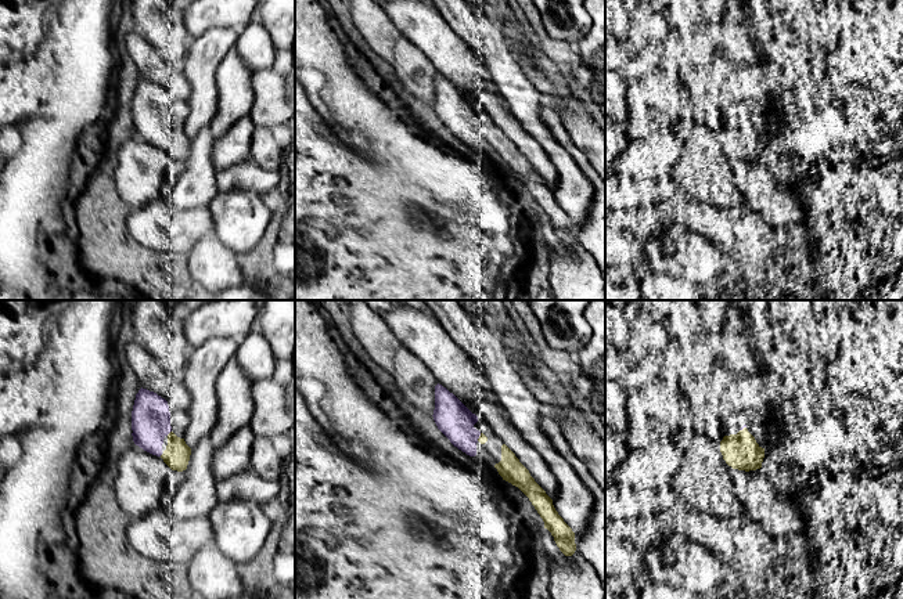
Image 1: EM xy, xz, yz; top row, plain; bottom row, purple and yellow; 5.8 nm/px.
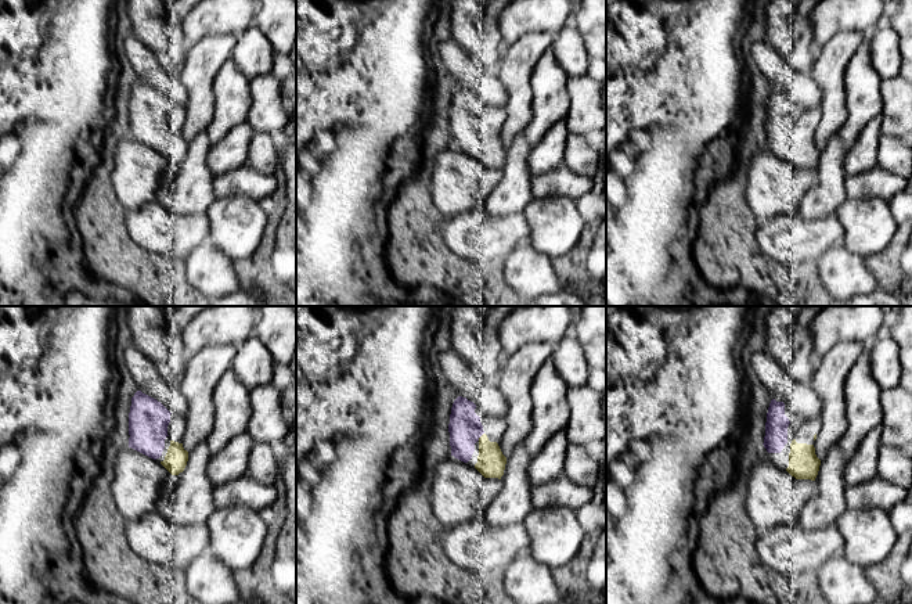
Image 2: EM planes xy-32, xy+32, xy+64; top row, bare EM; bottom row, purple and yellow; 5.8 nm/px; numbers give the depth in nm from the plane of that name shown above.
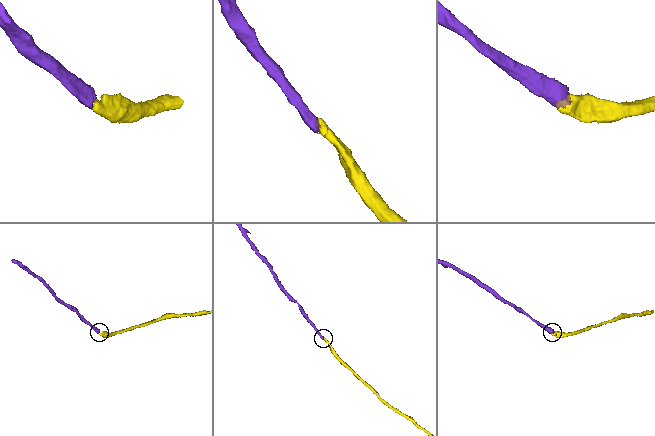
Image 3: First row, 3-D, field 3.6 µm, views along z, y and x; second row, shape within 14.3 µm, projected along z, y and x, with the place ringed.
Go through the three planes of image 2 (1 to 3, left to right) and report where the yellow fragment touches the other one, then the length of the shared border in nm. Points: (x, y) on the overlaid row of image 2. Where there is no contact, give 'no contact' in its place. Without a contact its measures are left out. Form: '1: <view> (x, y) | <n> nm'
1: no contact
2: xy+32 (480, 435) | 60 nm
3: no contact

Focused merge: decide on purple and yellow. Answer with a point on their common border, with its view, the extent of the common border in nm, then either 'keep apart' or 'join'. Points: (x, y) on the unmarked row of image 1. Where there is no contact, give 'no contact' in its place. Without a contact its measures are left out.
contact xy (168, 123); length 40 nm; join

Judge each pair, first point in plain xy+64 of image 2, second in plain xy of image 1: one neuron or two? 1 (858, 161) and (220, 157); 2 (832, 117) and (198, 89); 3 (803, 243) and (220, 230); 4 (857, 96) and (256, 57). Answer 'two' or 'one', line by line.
1: one
2: one
3: two
4: two

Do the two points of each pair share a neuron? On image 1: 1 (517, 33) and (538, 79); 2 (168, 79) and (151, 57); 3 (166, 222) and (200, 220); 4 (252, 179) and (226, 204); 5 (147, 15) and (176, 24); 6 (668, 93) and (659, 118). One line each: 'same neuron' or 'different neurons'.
1: same neuron
2: same neuron
3: same neuron
4: different neurons
5: different neurons
6: same neuron

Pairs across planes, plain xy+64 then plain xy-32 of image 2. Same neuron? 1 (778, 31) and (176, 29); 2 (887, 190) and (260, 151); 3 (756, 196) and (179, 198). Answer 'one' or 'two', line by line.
1: two
2: two
3: two

